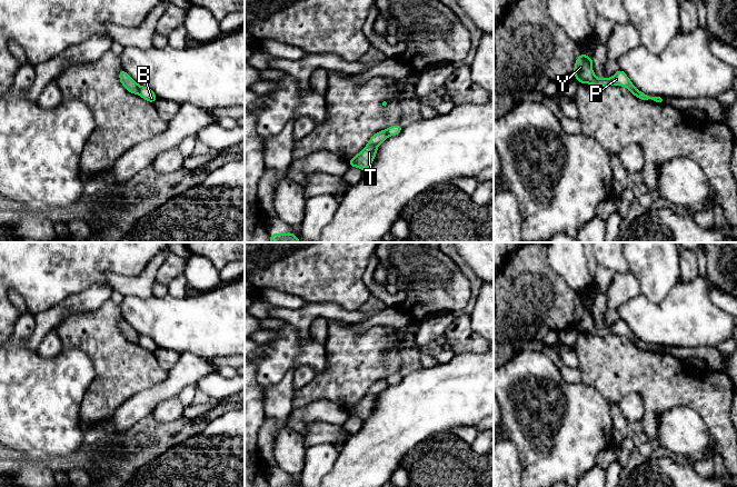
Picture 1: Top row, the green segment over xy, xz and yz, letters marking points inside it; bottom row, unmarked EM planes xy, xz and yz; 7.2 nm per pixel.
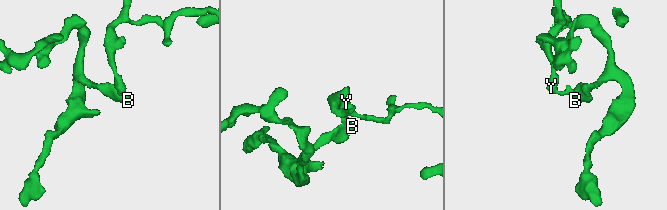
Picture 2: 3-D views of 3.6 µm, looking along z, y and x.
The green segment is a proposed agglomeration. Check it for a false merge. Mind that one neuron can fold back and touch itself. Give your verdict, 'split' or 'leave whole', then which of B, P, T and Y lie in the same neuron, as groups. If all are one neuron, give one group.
split; groups B P Y / T

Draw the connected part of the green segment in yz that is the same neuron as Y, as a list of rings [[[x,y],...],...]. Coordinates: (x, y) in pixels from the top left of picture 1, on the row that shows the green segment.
[[[580,52],[580,56],[575,62],[574,73],[579,83],[595,85],[601,88],[607,86],[623,86],[628,88],[631,95],[636,97],[635,86],[621,69],[618,69],[611,78],[598,79],[592,71],[592,57],[587,57],[582,52]]]

